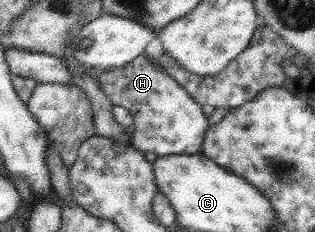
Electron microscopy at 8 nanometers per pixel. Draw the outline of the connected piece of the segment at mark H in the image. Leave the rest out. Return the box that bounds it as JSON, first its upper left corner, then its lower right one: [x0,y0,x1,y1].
[96,53,210,155]

